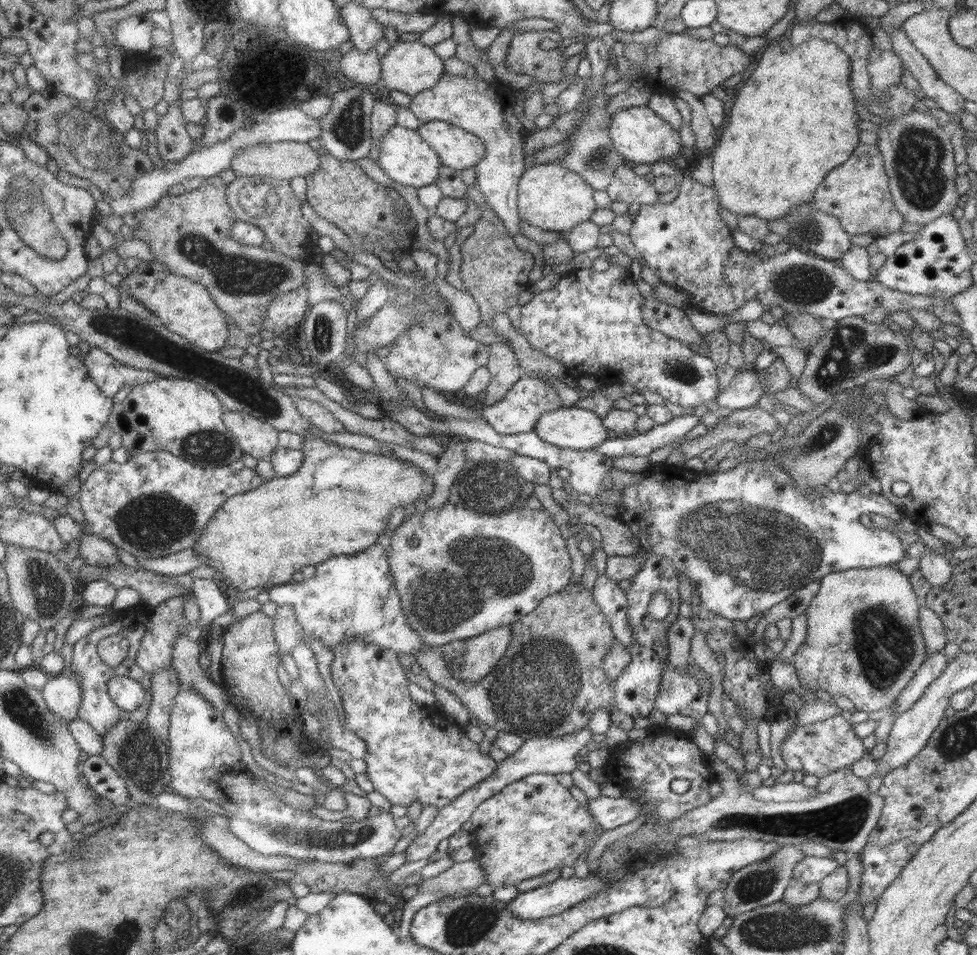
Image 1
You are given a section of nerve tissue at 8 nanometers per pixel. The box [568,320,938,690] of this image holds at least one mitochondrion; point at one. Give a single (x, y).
(759, 549)

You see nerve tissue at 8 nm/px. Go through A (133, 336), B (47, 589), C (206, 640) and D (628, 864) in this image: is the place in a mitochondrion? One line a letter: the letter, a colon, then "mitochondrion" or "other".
A: mitochondrion
B: mitochondrion
C: other
D: mitochondrion

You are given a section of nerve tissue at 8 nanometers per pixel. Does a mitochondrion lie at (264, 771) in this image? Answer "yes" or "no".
no

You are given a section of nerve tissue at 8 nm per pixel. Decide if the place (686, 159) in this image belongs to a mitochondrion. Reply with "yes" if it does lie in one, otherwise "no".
no

